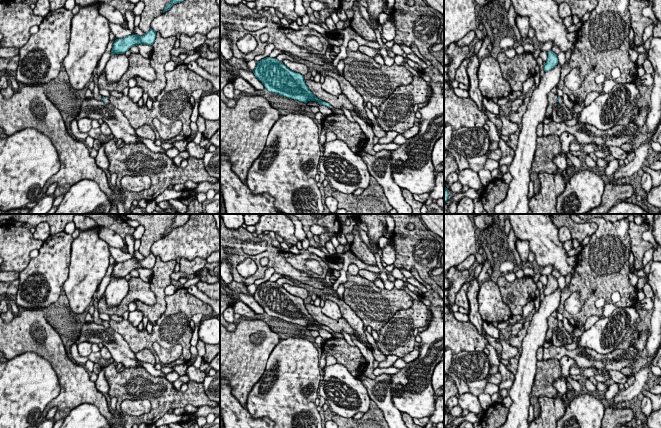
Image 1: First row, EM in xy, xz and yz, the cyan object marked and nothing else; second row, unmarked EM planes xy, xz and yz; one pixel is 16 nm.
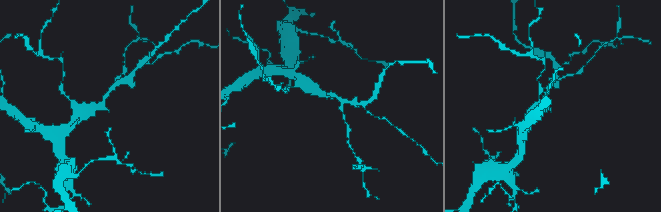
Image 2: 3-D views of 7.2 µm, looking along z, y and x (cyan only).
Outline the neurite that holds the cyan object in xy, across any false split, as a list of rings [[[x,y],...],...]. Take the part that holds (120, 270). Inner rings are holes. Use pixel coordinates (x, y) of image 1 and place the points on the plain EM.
[[[151,252],[148,256],[144,257],[143,260],[129,259],[121,263],[116,263],[111,278],[124,278],[128,275],[132,270],[137,268],[141,269],[153,269],[156,262],[156,256]]]

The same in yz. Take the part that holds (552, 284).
[[[552,274],[548,275],[547,277],[548,277],[548,282],[543,291],[545,296],[553,293],[558,288],[557,279]]]

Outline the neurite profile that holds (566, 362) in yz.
[[[563,356],[559,362],[562,369],[562,377],[554,381],[554,387],[558,393],[564,396],[567,392],[567,382],[565,378],[569,375],[569,369],[572,366],[577,366],[577,364],[575,360],[569,356]]]

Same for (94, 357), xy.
[[[73,344],[71,346],[70,352],[71,352],[72,359],[75,361],[76,364],[79,364],[79,365],[85,365],[85,363],[88,360],[90,360],[92,362],[101,362],[102,366],[105,367],[105,366],[107,366],[107,365],[109,365],[109,364],[114,362],[113,358],[110,358],[109,360],[106,360],[106,359],[101,357],[100,353],[94,353],[94,352],[92,352],[87,357],[82,357],[78,353],[78,349],[77,349],[77,345],[76,344]]]

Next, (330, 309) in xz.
[[[331,300],[325,301],[325,304],[322,307],[322,313],[333,320],[342,318],[339,306]]]

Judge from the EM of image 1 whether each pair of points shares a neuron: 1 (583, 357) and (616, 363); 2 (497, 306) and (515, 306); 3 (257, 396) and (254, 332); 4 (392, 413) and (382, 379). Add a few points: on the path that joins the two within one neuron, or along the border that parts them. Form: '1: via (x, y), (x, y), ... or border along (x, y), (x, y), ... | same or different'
1: via (591, 359), (598, 362), (608, 362) | same
2: border along (497, 285), (501, 298), (509, 307), (511, 315) | different
3: border along (267, 362), (263, 374), (249, 392), (245, 404) | different
4: via (386, 405), (382, 397), (382, 387) | same

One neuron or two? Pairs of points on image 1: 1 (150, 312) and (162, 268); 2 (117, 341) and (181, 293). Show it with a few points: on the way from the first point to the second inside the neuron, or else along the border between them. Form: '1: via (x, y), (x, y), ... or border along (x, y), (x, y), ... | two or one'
1: via (160, 301), (161, 279) | one
2: border along (109, 327), (117, 332), (135, 352) | two

